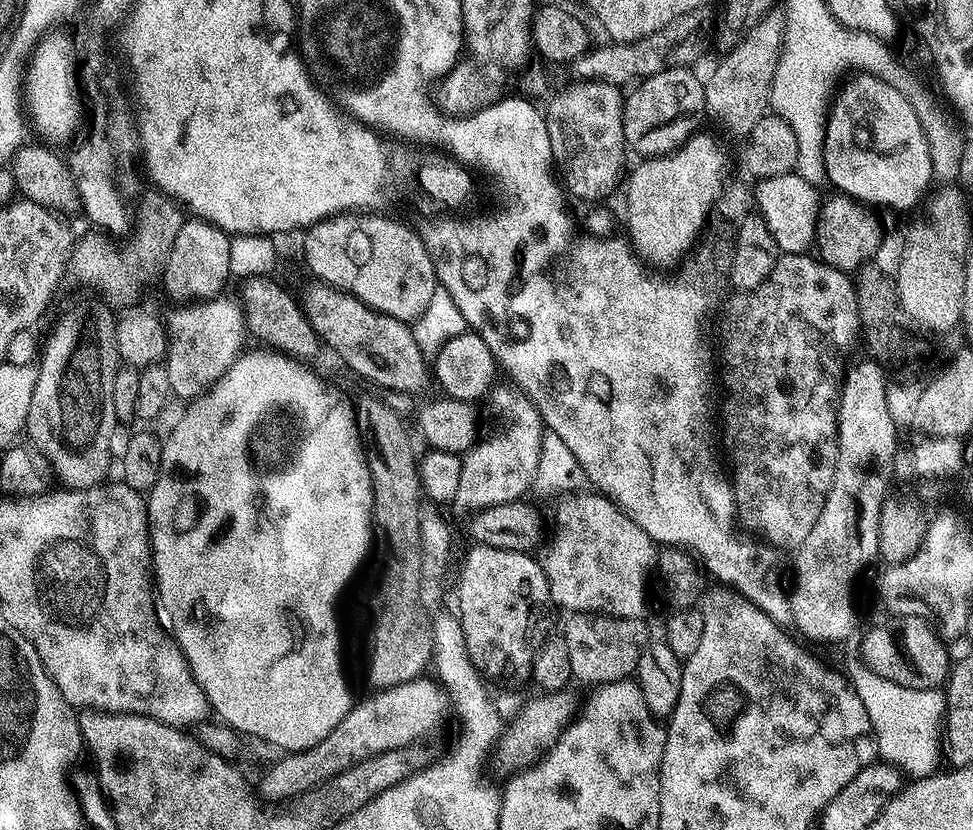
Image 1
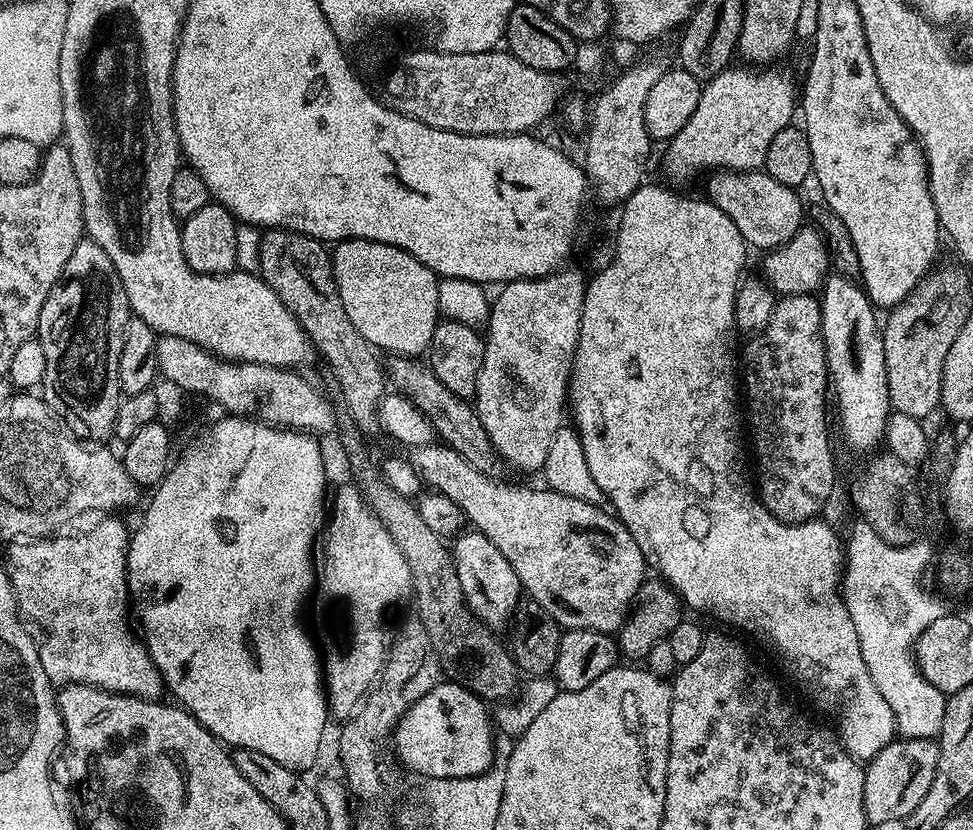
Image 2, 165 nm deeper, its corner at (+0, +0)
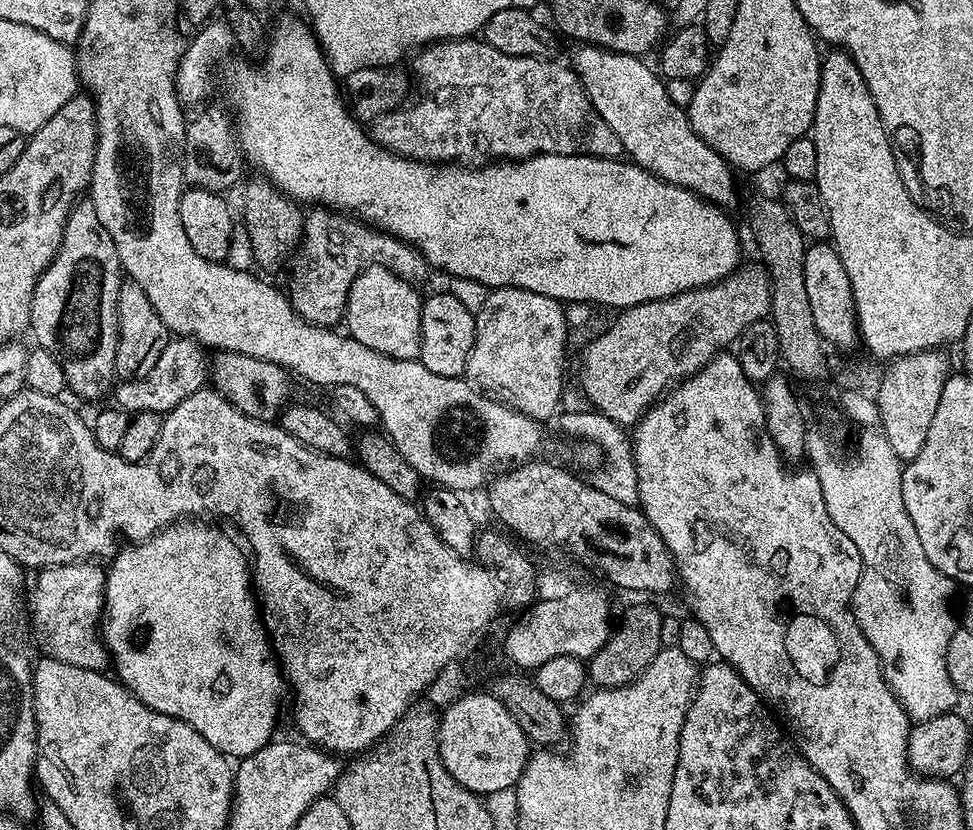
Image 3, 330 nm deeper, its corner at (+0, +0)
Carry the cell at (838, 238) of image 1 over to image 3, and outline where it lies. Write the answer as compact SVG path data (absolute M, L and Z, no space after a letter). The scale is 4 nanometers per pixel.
M744 266L733 272L732 275L727 276L725 280L720 281L718 284L710 284L706 288L695 288L689 292L674 294L670 298L662 298L661 300L646 302L645 304L634 306L633 308L625 308L617 311L615 313L616 321L614 321L601 336L594 337L593 340L585 346L584 353L580 356L580 383L578 383L578 388L584 393L589 405L591 405L595 411L602 413L606 418L612 419L617 424L635 426L644 416L644 413L647 412L657 400L661 399L669 389L688 380L695 372L701 372L717 354L723 353L725 349L727 349L724 348L727 344L731 344L731 346L735 345L752 323L763 321L765 317L771 313L771 310L772 285L768 282L767 271L760 266L757 266L757 268L747 268L747 266Z

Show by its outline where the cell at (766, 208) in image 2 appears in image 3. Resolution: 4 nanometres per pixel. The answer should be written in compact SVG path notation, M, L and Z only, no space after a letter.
M580 44L577 47L576 57L570 60L571 67L580 77L580 85L586 90L594 110L602 114L606 126L618 134L618 142L622 142L627 159L640 168L645 168L660 180L670 182L674 186L682 186L703 200L717 204L719 208L731 209L731 204L736 200L736 180L733 169L727 160L722 159L716 151L692 129L685 109L679 108L670 102L665 81L639 56L610 52L607 48L597 48L594 44Z

